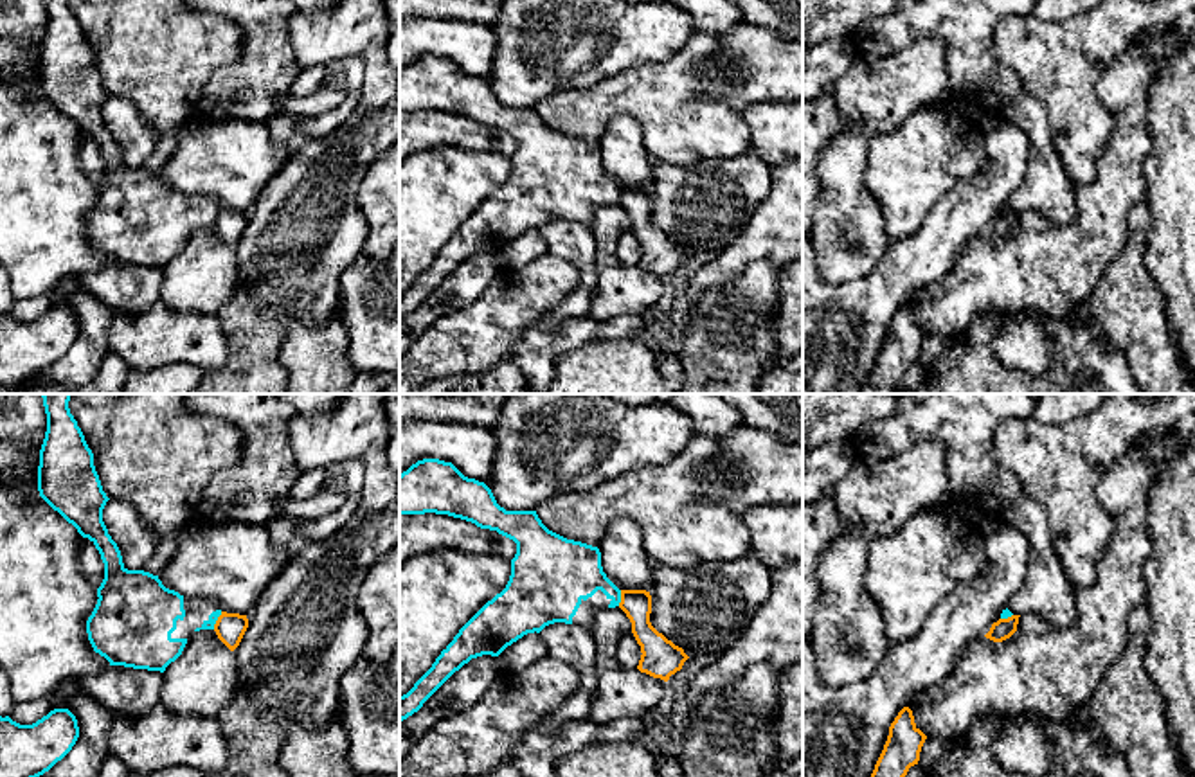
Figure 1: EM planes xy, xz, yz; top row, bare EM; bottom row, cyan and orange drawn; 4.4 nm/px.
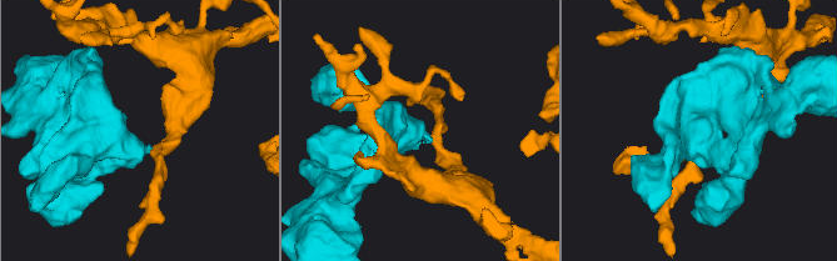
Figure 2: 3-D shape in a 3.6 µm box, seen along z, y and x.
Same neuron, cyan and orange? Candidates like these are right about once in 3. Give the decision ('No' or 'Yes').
No

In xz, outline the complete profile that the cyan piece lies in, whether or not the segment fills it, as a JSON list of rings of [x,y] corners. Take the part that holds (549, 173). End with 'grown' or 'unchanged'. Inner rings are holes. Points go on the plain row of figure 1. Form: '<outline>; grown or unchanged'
[[[423,56],[400,72],[400,112],[448,112],[497,128],[517,140],[511,156],[511,173],[506,185],[488,198],[441,248],[432,264],[400,293],[400,320],[418,309],[423,300],[472,255],[499,254],[508,243],[527,230],[540,230],[554,219],[576,221],[590,227],[594,210],[615,205],[621,187],[606,174],[598,144],[567,137],[549,128],[536,108],[506,108],[491,86],[475,76],[464,74],[452,59]]]; grown

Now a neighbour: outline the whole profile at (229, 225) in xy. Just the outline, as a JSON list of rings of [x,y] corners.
[[[221,209],[214,221],[218,236],[234,248],[248,225],[247,212]]]

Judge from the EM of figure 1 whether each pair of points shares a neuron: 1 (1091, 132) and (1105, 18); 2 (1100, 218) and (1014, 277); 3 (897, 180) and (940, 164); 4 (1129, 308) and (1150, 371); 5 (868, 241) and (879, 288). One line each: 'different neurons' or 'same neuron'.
1: same neuron
2: same neuron
3: same neuron
4: same neuron
5: different neurons

